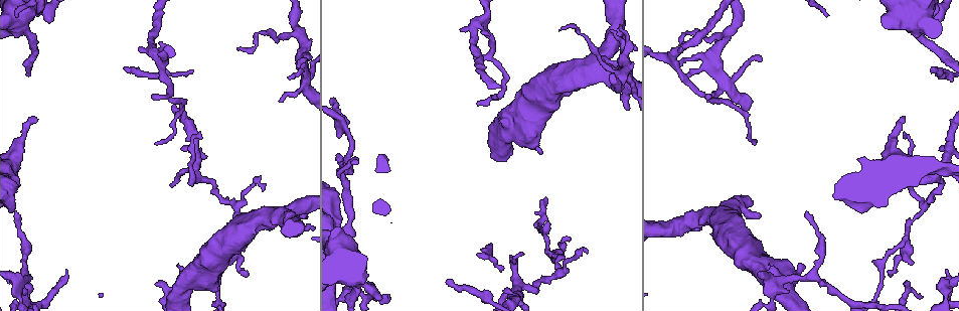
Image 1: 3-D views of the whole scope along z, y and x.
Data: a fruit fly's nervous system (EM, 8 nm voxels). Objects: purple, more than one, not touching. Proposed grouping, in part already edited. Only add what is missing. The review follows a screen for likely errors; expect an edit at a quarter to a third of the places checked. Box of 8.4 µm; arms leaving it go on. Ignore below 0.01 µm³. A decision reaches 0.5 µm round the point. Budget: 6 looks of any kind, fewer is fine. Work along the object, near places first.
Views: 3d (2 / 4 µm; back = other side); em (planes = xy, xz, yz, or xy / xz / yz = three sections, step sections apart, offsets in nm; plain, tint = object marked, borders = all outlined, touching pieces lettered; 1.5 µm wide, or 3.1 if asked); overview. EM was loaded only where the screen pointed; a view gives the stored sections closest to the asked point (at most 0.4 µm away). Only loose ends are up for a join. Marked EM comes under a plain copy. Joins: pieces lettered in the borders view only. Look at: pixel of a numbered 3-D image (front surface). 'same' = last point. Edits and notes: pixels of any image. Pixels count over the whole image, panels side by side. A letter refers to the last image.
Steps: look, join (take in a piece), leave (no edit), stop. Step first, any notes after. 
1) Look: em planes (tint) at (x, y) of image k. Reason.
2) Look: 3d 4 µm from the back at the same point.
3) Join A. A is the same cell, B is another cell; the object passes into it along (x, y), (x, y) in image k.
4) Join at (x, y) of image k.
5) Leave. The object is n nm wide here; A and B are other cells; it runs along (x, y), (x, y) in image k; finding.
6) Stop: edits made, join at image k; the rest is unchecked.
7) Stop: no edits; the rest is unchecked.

Look: 3d 2 µm at (522, 253) of image 1. Tapers out.

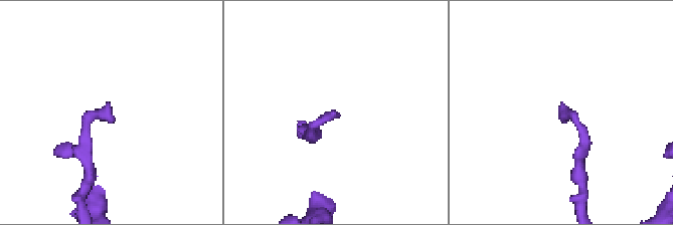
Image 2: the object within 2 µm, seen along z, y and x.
Look: em planes (borders) at (110, 102) of image 2.

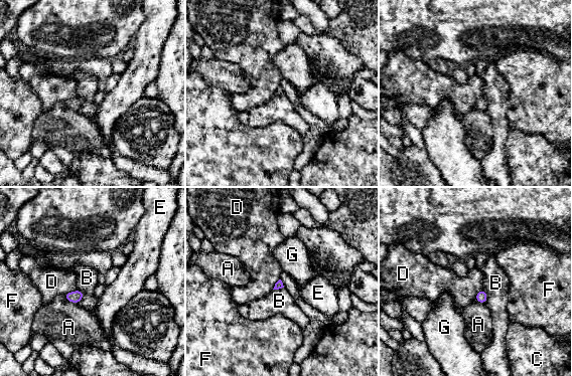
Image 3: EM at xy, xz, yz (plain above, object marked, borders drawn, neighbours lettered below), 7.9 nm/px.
Leave. A, B, C, D, E, F and G are other cells; a border runs along (77, 289), (83, 293), (78, 303) in image 3; none of them fits.

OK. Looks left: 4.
Look: em xz step 8 (borders) at (932, 66) of image 1. Branch stops here.

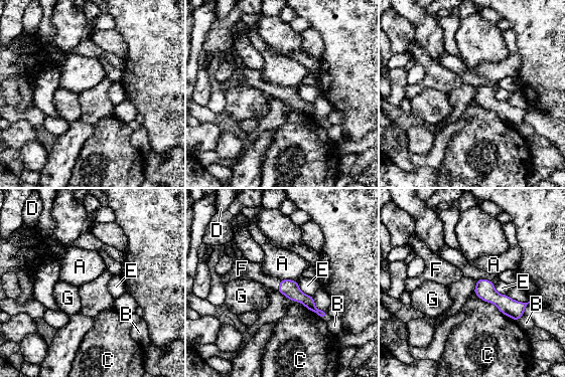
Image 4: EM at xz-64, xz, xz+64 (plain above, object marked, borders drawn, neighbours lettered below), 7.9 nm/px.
Join at (254, 271) of image 4. F is the same cell, A, B, C, D, E and G are other cells; the object passes into it along (288, 288), (280, 285), (254, 271) in image 4; it goes on there.

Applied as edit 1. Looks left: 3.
Look: overview. See it whole again.

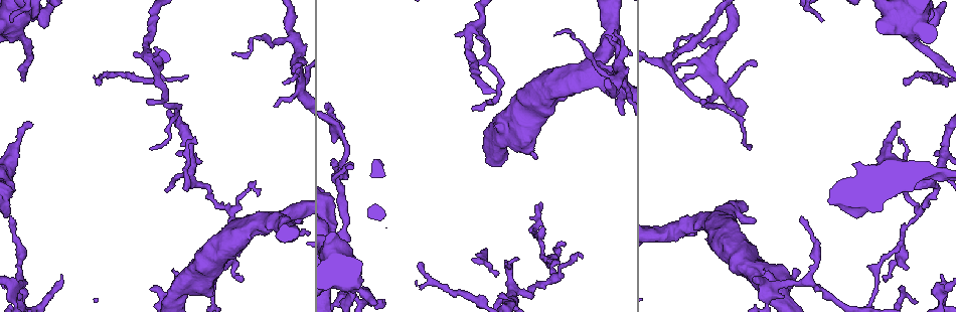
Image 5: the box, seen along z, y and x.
Look: em planes (borders) at (29, 121) of image 5. Free end.

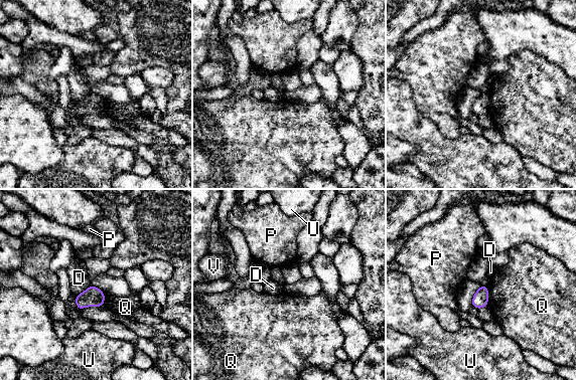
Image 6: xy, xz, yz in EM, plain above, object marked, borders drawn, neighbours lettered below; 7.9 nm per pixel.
Leave. The longest contact is with Q, 160 nm; D, P, Q, U and V are other cells; a border runs along (90, 284), (76, 296) in image 6; none of them fits.

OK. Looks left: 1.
Stop: edits made, join at image 4; the rest is unchecked.

